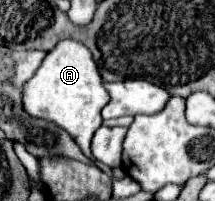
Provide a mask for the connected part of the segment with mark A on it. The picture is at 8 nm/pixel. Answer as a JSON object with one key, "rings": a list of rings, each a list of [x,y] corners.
{"rings":[[[62,40],[46,54],[38,72],[24,84],[22,106],[30,116],[54,122],[56,126],[70,132],[82,152],[92,158],[90,140],[102,124],[100,110],[104,104],[108,104],[108,92],[102,88],[100,80],[102,78],[90,50],[82,46],[82,42]]]}

